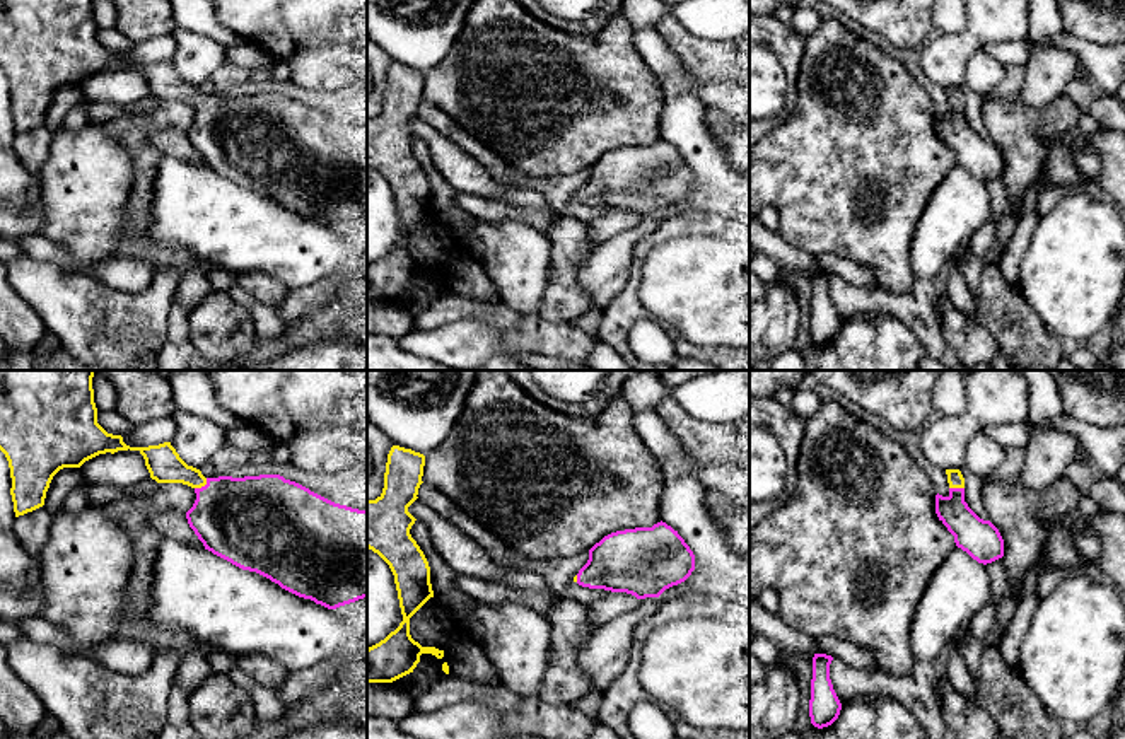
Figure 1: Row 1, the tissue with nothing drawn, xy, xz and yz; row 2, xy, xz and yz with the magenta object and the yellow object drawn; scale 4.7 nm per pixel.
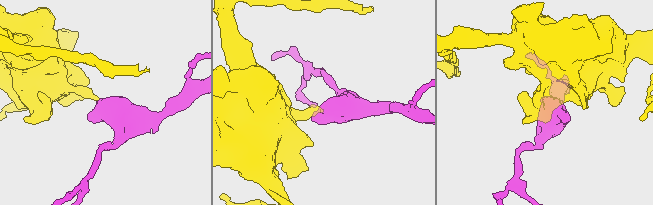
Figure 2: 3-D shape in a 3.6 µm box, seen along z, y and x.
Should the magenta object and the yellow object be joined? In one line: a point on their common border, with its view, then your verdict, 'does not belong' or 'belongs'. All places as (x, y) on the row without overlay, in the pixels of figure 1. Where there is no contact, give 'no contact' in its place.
xy (202, 104) | belongs

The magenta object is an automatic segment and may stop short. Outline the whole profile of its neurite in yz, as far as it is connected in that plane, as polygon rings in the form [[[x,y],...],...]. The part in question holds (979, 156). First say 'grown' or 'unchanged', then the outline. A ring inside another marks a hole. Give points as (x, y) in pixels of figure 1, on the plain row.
grown; [[[946,87],[949,113],[936,113],[936,131],[954,154],[958,166],[978,181],[992,181],[1004,174],[1004,157],[999,147],[980,137],[965,119],[965,96],[959,87]]]

